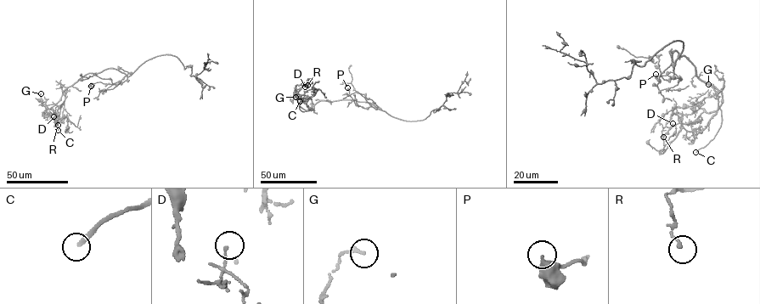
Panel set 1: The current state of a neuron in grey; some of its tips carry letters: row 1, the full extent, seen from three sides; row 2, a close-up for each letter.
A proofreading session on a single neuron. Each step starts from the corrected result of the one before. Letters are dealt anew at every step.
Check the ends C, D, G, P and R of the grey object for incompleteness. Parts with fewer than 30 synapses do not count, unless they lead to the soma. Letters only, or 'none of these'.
C

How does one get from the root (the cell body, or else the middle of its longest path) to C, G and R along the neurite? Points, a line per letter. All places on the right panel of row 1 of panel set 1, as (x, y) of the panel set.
C: (673, 66), (677, 50), (717, 95), (721, 126), (695, 152)
G: (673, 66), (677, 50), (721, 92), (723, 102), (709, 112), (698, 106), (715, 93), (708, 84)
R: (673, 66), (677, 50), (721, 92), (723, 102), (709, 112), (695, 105), (674, 107), (659, 119), (663, 137)

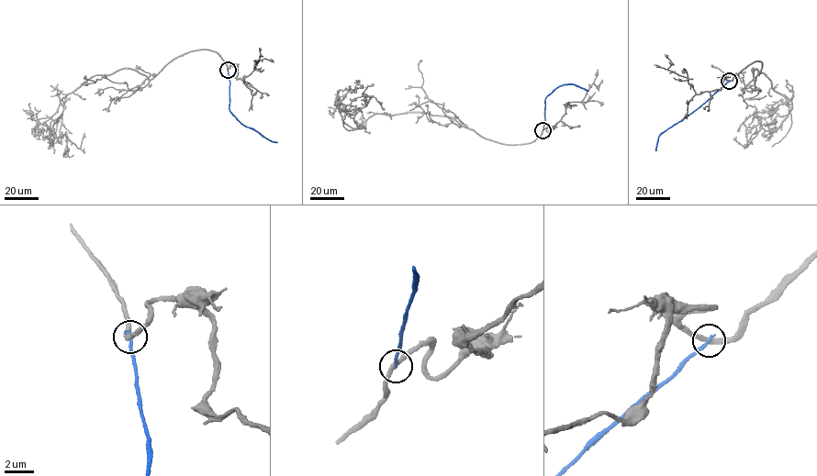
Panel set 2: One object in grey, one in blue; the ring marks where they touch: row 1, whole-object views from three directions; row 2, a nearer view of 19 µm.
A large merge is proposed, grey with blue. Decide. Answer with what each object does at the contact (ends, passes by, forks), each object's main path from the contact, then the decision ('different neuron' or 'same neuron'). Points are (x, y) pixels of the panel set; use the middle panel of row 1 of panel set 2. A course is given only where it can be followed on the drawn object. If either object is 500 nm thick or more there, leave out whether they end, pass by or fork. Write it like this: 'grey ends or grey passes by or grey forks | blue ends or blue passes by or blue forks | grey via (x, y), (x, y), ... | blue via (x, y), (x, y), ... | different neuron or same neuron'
grey passes by | blue ends | grey via (542, 130), (507, 144), (429, 113), (374, 114), (354, 129), (342, 120), (336, 104), (345, 111), (372, 95) | blue via (542, 130), (547, 96), (564, 84), (574, 84), (587, 91) | different neuron

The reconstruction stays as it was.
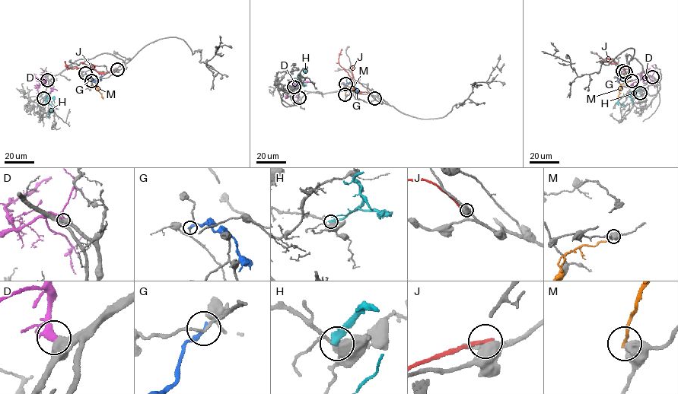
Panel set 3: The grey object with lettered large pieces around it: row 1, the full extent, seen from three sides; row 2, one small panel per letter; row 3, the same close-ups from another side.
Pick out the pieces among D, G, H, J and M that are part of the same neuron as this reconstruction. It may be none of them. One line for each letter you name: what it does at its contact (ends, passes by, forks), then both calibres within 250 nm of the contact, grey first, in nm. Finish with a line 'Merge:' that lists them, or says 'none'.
D: It ends there. Thickness 500 nm (grey) against 480 nm
Merge: D

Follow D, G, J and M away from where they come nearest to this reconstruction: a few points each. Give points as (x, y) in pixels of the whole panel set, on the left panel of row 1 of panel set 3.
D: (47, 80), (45, 80), (45, 84), (34, 75), (30, 77)
G: (85, 73), (93, 81), (97, 81), (101, 75)
J: (117, 69), (105, 74), (99, 73), (88, 66), (70, 68), (65, 61)
M: (91, 81), (103, 99)

